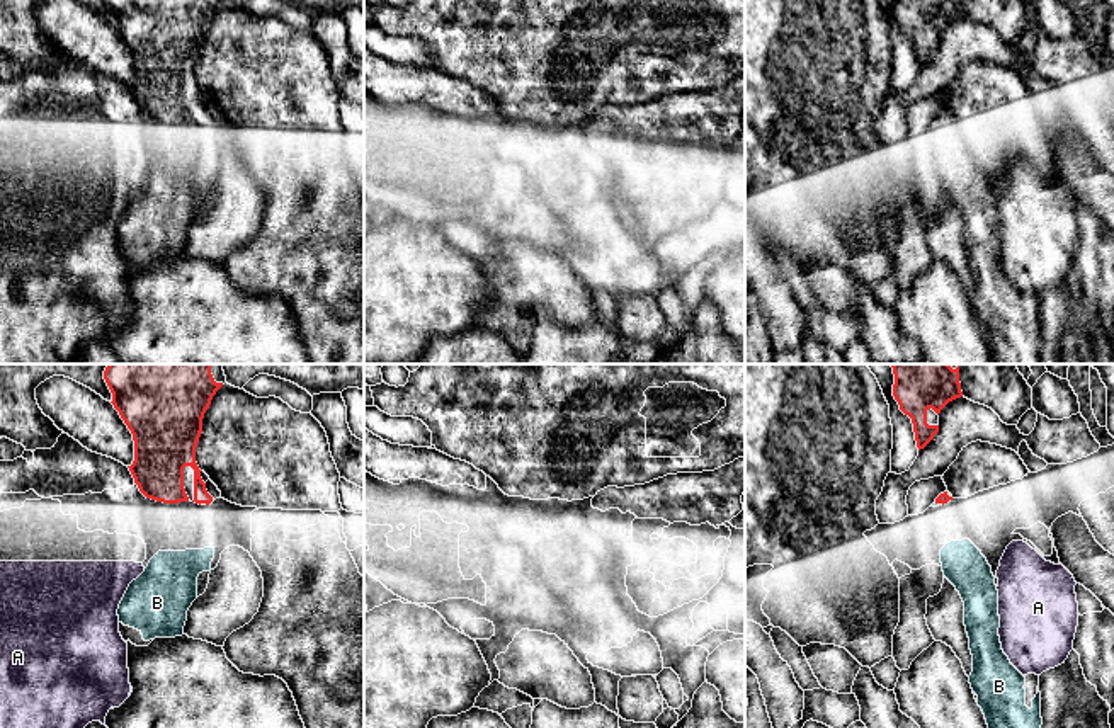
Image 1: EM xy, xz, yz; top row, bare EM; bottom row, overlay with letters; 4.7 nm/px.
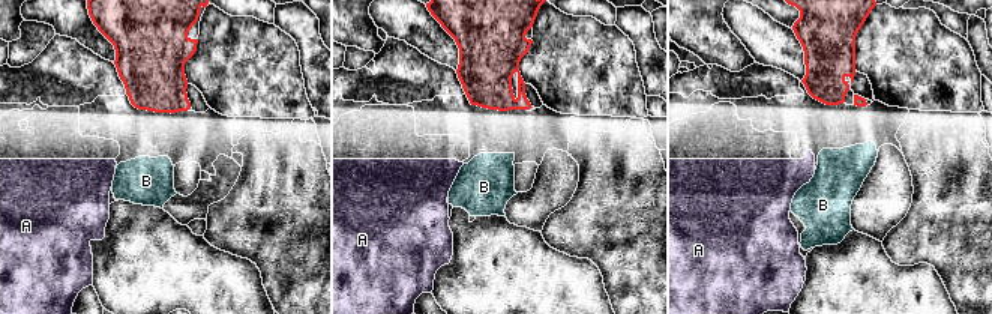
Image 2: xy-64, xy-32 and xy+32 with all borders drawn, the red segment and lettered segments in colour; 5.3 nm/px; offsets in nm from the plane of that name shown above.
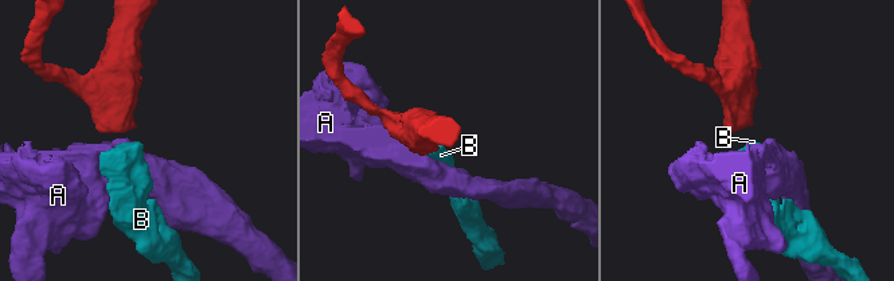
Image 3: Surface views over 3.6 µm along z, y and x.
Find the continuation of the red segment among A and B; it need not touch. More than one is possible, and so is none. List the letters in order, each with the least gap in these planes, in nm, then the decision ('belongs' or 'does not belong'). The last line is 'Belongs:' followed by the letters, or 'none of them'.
A: gap 300 nm; does not belong
B: gap 180 nm; belongs
Belongs: B

